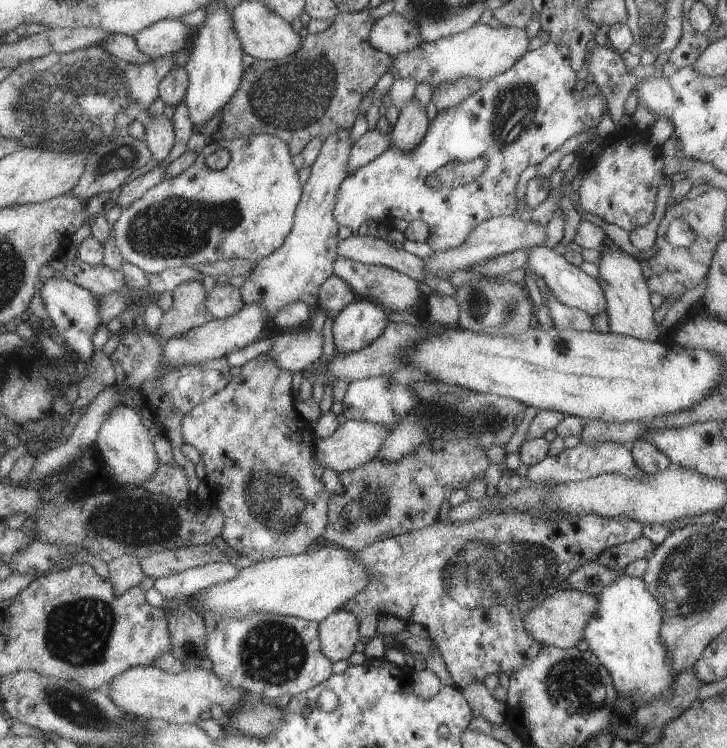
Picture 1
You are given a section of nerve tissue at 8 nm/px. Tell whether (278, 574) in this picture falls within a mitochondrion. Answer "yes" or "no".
no

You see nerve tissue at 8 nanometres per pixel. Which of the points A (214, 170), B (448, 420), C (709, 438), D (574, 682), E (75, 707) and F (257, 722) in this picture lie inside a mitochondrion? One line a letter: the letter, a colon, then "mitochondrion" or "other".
A: other
B: mitochondrion
C: other
D: mitochondrion
E: mitochondrion
F: mitochondrion

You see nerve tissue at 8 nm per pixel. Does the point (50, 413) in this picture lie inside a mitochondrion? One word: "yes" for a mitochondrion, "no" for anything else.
no

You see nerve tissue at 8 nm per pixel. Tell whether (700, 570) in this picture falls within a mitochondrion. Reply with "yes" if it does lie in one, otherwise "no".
yes

